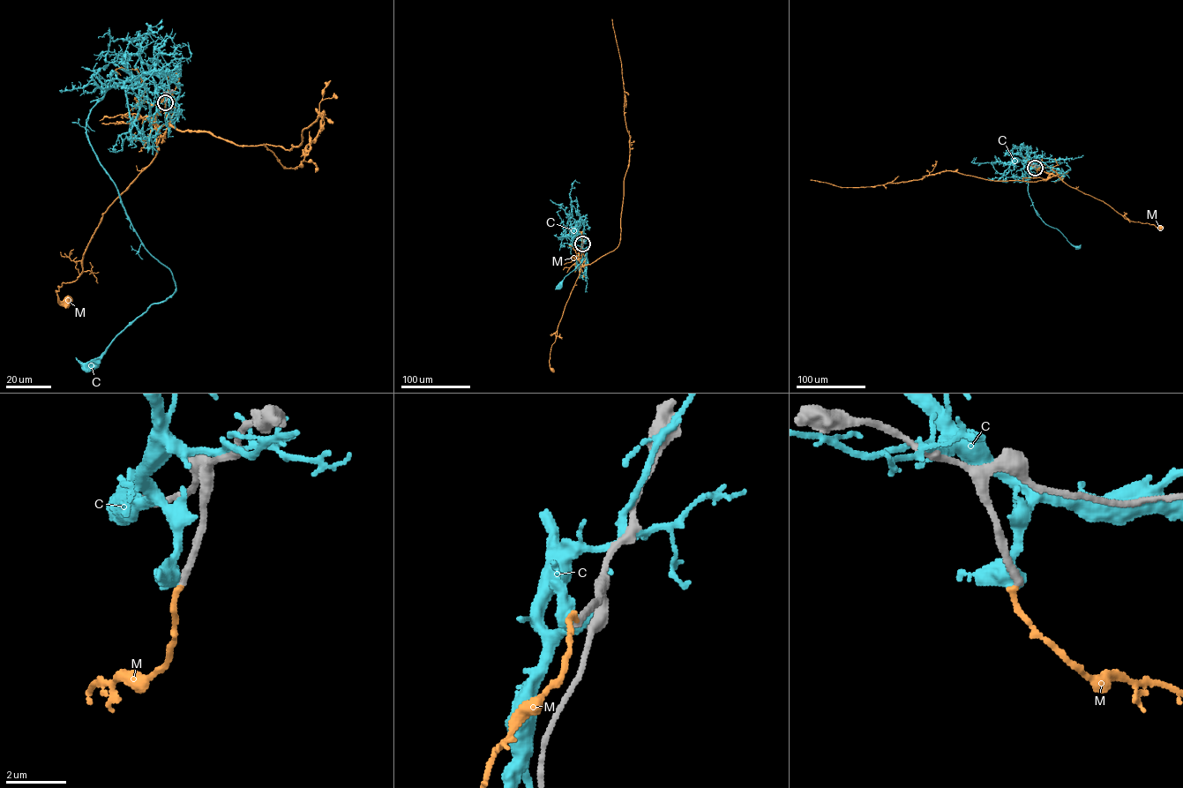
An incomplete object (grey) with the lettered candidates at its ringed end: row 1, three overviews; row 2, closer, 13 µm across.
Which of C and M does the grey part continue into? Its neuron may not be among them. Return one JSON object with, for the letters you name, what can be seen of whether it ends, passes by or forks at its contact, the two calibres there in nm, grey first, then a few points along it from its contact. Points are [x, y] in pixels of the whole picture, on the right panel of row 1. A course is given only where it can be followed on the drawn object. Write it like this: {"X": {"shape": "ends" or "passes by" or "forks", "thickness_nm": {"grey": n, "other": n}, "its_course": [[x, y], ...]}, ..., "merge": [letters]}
{"merge": []}

